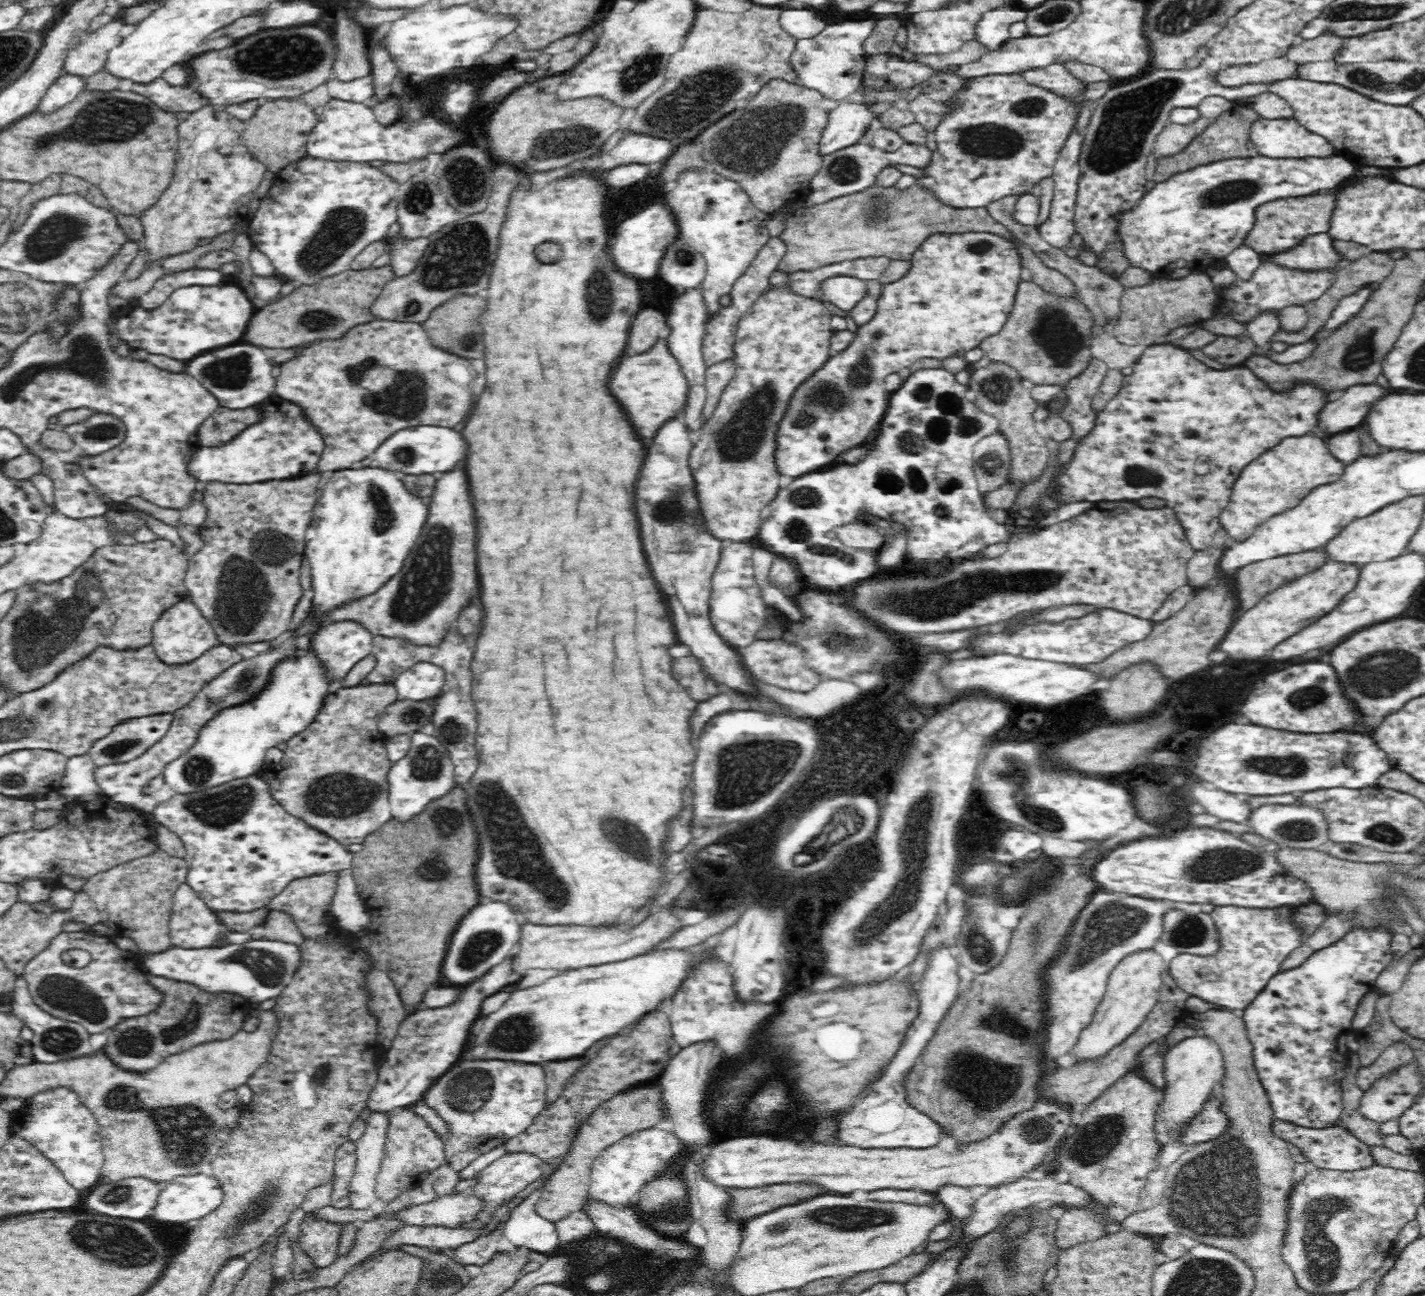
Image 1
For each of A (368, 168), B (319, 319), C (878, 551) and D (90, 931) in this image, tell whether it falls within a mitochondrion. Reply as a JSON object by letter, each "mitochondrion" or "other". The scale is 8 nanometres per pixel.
{"A":"other","B":"mitochondrion","C":"other","D":"other"}

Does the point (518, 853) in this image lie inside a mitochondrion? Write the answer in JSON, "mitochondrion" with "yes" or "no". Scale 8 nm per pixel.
{"mitochondrion":"yes"}

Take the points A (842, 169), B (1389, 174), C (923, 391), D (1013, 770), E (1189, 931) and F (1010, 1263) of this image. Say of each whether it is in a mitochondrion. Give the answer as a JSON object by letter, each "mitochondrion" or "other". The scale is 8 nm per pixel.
{"A":"mitochondrion","B":"other","C":"mitochondrion","D":"mitochondrion","E":"mitochondrion","F":"mitochondrion"}

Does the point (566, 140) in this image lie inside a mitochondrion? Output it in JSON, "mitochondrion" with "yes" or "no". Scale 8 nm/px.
{"mitochondrion":"yes"}

